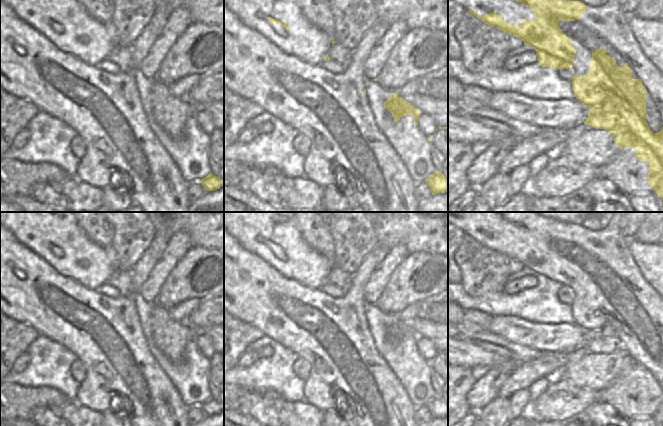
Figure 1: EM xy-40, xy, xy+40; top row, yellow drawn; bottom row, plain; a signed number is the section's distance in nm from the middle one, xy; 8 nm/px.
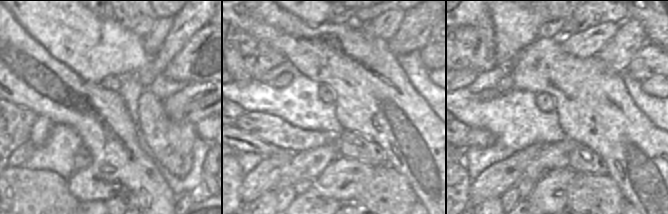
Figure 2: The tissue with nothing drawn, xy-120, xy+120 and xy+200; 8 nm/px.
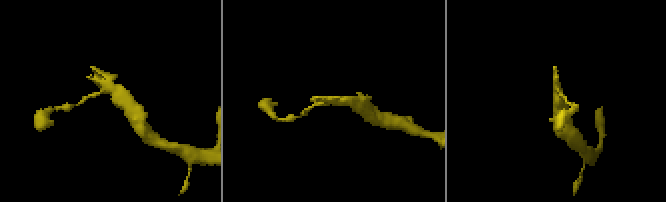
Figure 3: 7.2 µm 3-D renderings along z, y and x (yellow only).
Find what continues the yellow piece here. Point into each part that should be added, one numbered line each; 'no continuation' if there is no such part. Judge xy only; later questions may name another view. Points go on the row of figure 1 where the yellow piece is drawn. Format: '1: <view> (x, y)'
1: xy (312, 100)

